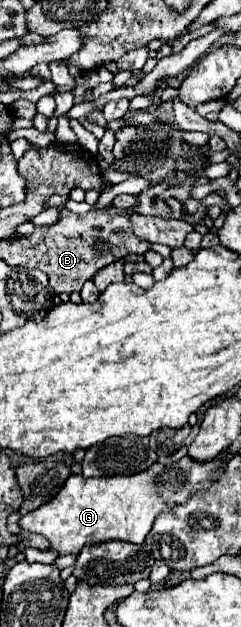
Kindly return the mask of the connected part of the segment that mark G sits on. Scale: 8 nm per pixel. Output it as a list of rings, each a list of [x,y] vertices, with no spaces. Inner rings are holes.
[[[184,456],[172,466],[152,464],[148,470],[132,476],[84,478],[82,474],[72,474],[54,500],[20,518],[20,528],[46,536],[52,542],[52,550],[60,554],[78,554],[86,544],[102,540],[142,544],[160,512],[174,504],[186,504],[190,496],[212,484],[210,474],[218,470],[218,464],[220,458],[196,462]]]

